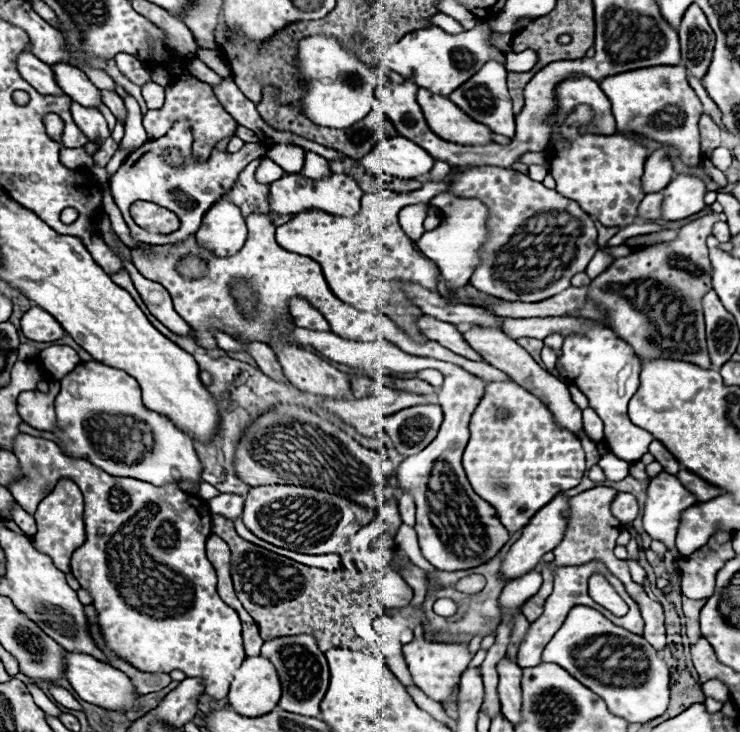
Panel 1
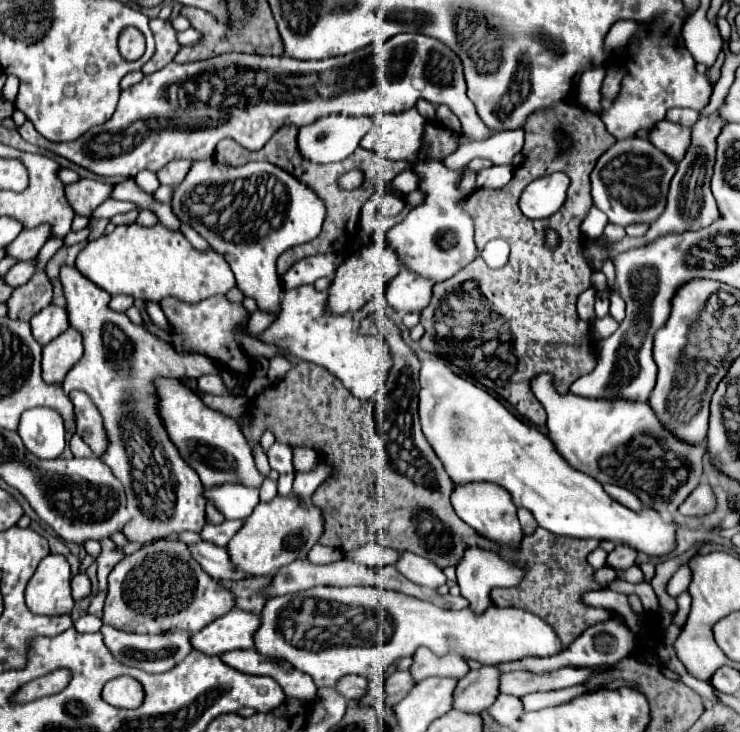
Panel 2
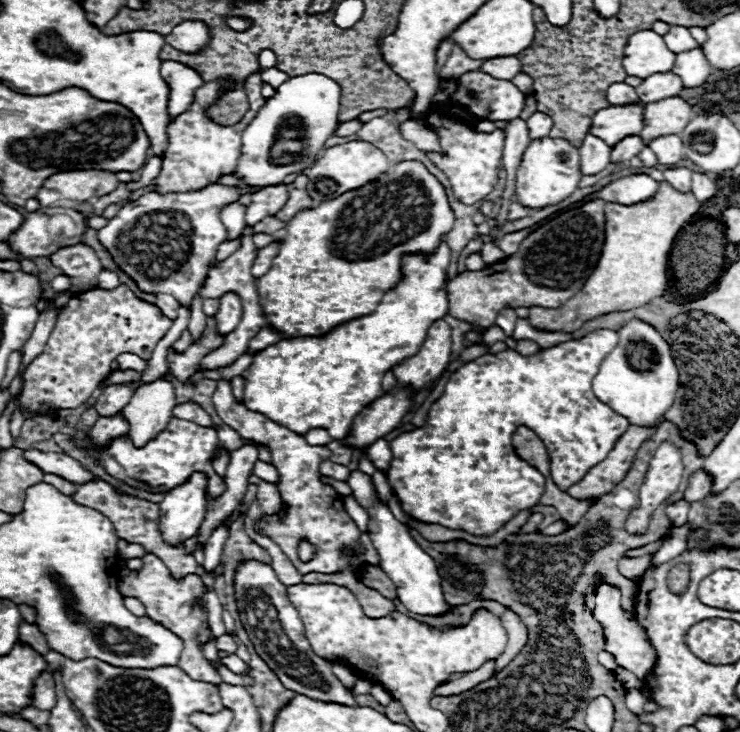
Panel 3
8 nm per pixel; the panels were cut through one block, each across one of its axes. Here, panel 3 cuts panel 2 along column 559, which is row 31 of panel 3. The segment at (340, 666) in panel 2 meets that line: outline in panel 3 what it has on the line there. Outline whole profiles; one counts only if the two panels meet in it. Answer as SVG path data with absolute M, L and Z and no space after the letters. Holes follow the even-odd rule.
M652 30L634 32L624 48L622 66L630 76L648 78L656 72L672 70L676 54L670 52L660 34Z

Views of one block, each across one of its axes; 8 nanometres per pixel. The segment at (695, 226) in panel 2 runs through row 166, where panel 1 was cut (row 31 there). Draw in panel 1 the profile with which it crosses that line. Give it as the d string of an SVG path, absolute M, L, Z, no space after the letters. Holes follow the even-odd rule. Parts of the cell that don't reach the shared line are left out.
M696 4L686 8L678 28L678 36L682 46L682 64L690 70L692 76L702 78L712 60L714 32L704 12Z

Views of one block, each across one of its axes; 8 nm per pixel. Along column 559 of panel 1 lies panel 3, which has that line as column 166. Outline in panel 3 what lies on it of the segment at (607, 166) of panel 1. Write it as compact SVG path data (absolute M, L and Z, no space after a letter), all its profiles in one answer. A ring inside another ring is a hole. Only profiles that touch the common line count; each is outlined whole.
M256 72L246 82L246 96L248 96L250 108L244 114L244 118L234 126L214 124L204 114L204 110L218 98L218 94L224 92L220 82L208 82L208 84L202 84L200 90L196 90L196 100L190 106L190 110L180 114L174 122L168 124L168 148L162 154L162 170L154 180L158 184L158 192L200 190L208 184L214 184L220 174L232 174L236 170L236 162L242 148L240 136L244 128L250 124L250 120L256 116L258 108L266 102L260 94L260 88L262 88L262 80L260 80L260 72Z

